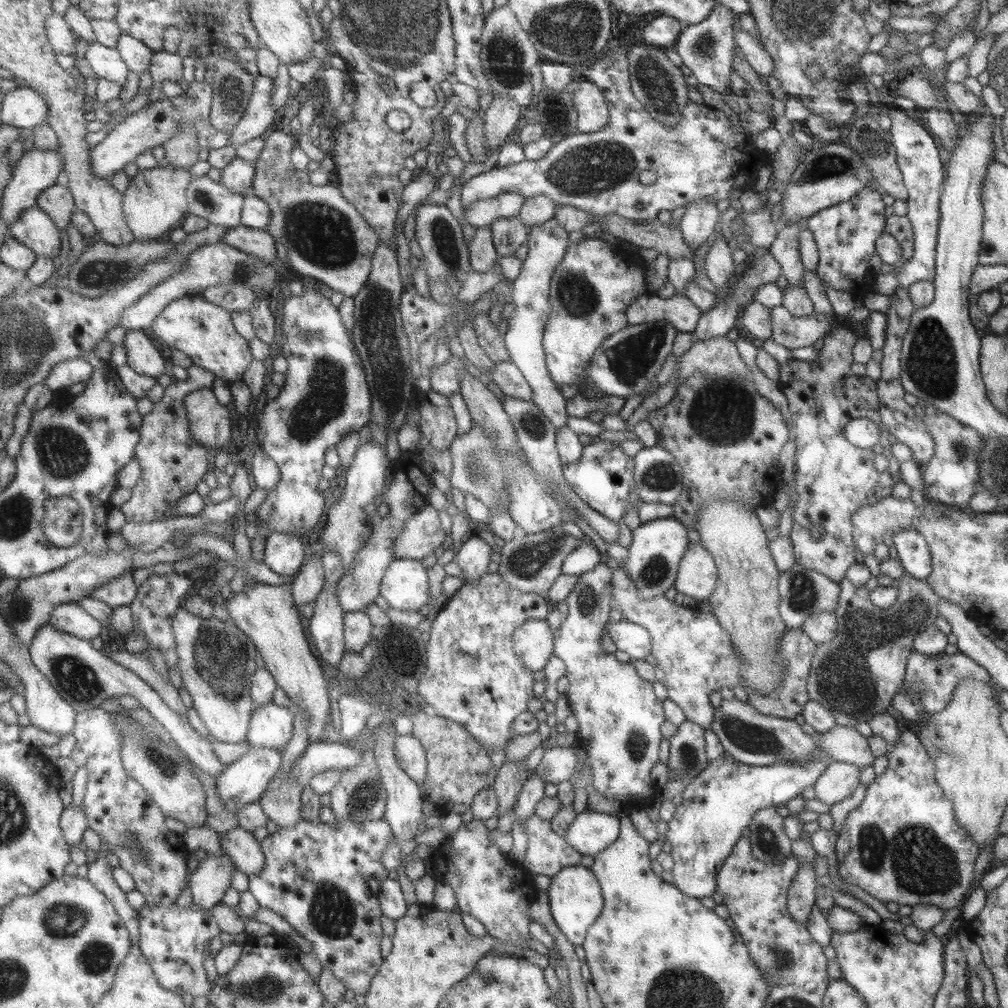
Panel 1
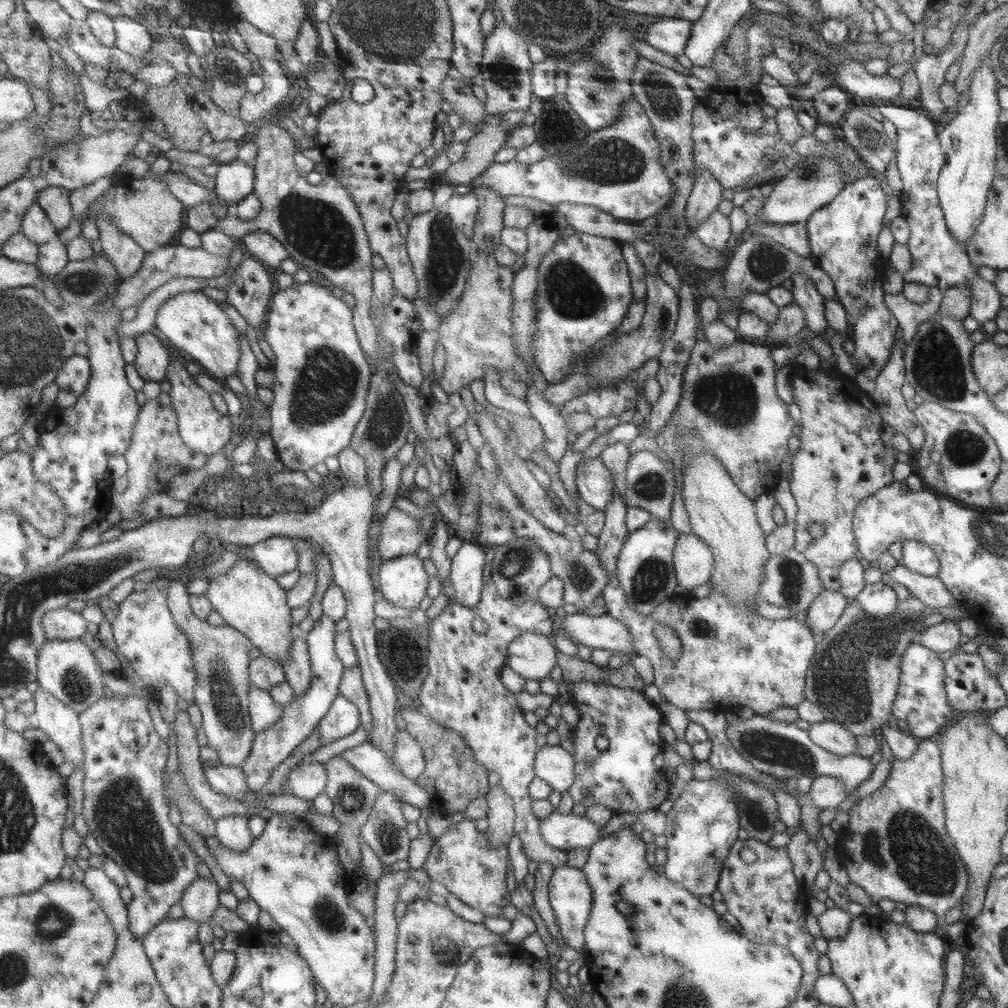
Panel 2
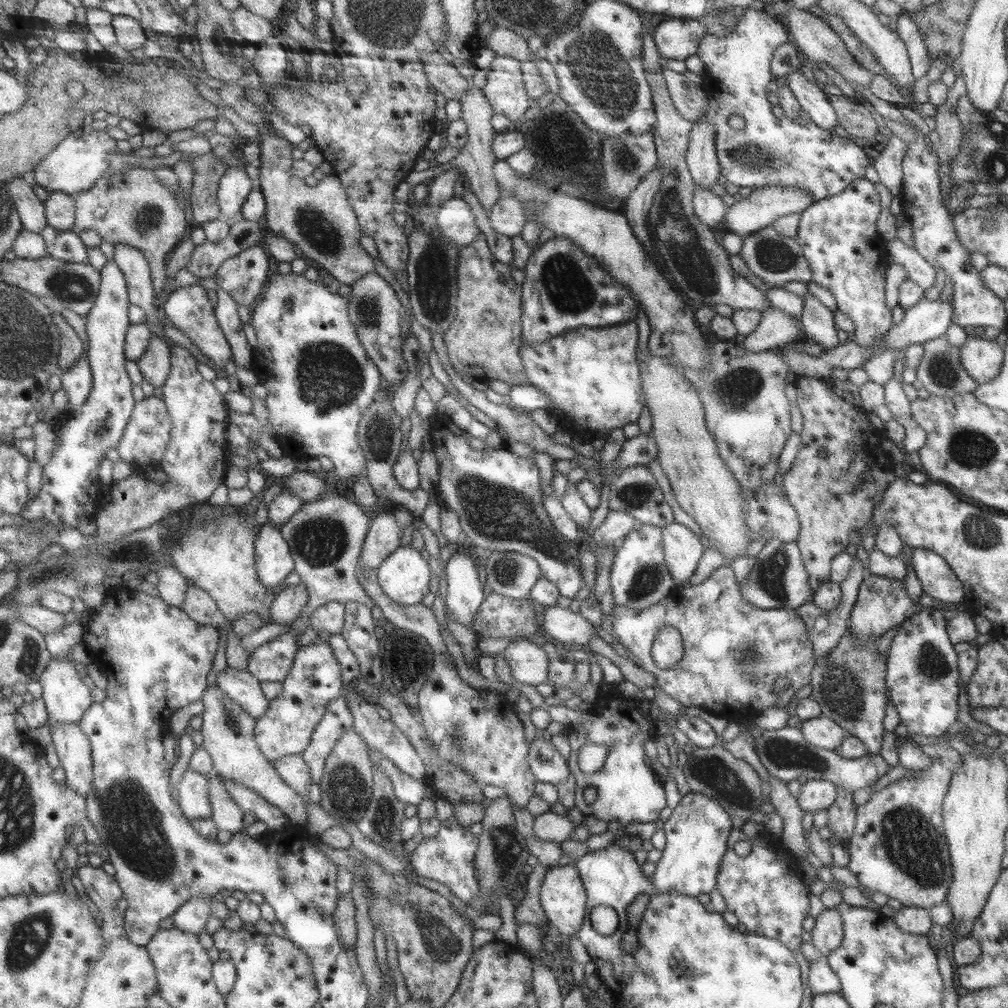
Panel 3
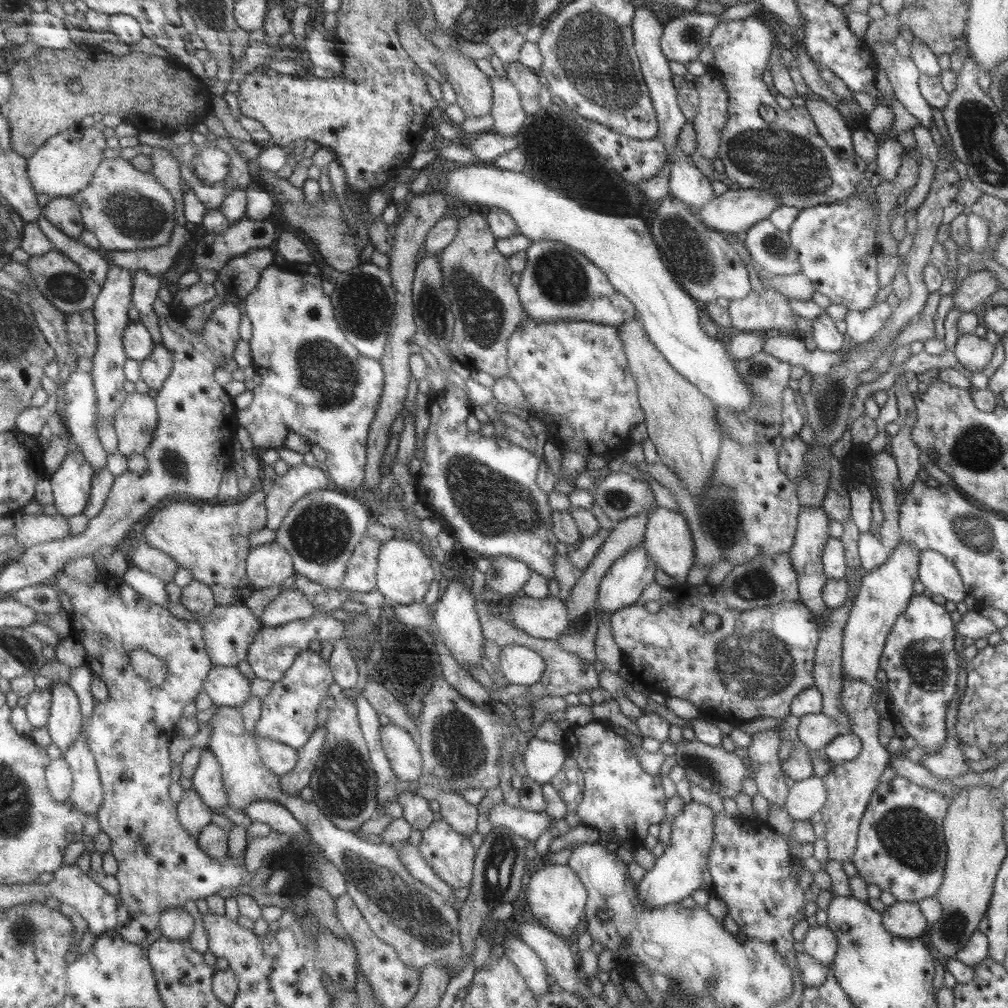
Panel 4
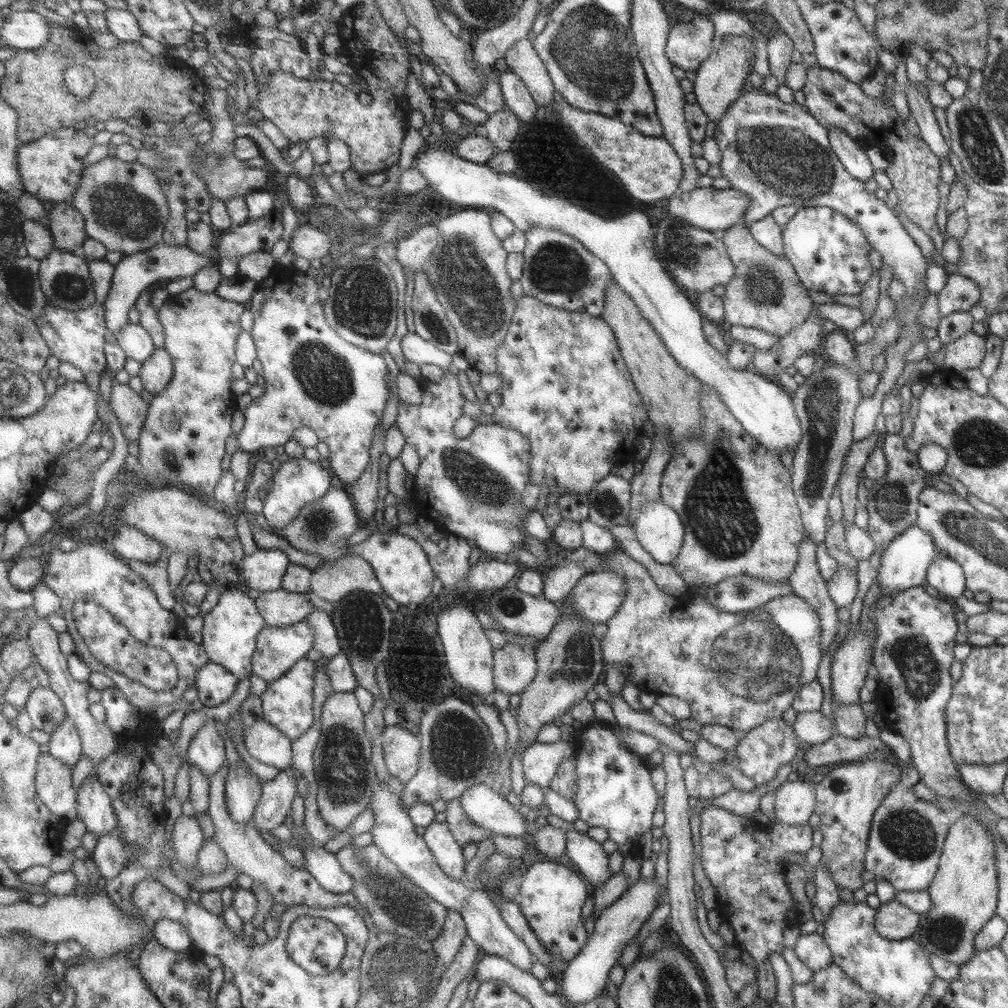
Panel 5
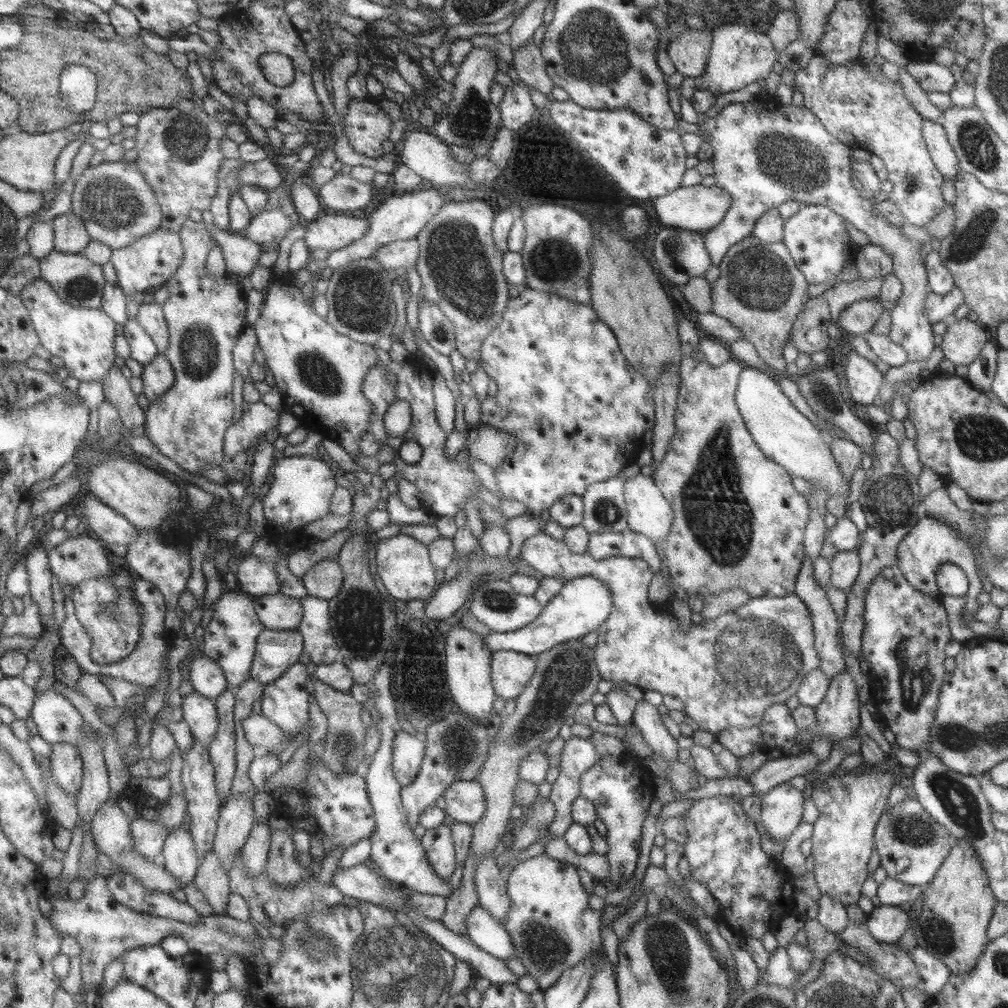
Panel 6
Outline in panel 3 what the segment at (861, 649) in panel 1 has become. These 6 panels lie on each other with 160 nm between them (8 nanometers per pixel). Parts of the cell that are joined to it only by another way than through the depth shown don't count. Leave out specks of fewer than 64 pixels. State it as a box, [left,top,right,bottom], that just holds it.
[809,629,888,755]

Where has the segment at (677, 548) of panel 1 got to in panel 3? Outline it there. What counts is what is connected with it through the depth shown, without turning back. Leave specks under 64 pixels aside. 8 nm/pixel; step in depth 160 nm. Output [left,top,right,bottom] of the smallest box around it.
[609,521,675,611]

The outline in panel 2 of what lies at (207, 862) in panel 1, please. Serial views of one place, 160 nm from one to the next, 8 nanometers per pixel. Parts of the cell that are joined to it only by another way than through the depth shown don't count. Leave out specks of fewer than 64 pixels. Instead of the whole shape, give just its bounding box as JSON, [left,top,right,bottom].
[181,877,222,922]

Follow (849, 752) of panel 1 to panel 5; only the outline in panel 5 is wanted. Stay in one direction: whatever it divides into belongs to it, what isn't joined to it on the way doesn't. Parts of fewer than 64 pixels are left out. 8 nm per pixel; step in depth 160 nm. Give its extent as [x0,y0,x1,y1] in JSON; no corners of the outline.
[792,711,832,747]

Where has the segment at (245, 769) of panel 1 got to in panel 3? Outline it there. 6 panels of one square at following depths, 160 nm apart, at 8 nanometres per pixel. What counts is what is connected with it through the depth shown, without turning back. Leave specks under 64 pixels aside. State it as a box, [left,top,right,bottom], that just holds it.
[256,639,346,763]

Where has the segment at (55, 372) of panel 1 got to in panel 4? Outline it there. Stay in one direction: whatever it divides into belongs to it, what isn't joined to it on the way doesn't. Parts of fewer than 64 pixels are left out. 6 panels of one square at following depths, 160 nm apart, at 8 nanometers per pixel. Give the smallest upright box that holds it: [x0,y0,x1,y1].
[64,369,110,470]

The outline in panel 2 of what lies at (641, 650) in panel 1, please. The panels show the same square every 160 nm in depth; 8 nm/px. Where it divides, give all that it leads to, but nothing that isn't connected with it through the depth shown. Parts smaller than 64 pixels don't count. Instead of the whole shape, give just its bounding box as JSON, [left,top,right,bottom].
[557,613,634,656]

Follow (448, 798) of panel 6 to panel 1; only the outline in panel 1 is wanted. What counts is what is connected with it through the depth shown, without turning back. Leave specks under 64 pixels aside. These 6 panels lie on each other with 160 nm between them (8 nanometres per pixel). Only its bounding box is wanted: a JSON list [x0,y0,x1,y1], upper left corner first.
[563,810,619,857]

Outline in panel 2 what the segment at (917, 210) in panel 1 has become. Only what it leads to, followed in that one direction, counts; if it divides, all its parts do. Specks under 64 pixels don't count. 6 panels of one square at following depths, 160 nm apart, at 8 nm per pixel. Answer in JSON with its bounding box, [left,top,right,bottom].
[878,102,1001,324]

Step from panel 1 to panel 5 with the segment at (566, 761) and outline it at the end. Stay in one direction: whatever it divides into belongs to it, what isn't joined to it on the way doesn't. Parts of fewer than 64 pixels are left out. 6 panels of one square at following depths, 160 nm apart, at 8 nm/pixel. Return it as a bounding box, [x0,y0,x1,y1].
[521,740,572,787]

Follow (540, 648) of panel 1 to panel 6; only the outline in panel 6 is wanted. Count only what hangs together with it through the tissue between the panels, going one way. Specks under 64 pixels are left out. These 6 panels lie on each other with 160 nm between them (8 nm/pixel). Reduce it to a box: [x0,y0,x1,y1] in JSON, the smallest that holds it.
[490,650,535,700]

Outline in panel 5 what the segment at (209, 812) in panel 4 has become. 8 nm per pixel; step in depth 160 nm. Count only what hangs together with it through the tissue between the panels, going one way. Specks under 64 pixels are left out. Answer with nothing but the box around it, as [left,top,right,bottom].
[173,814,206,867]

